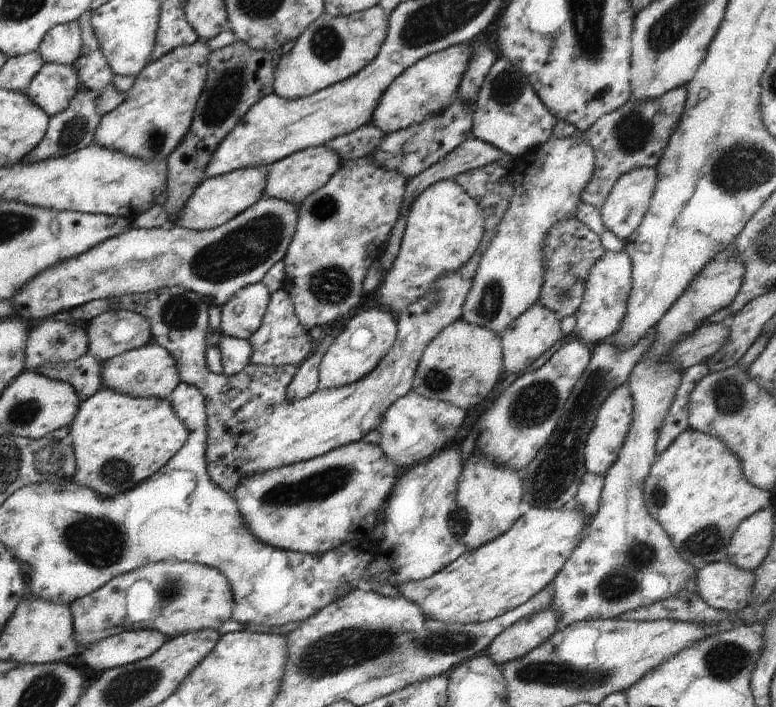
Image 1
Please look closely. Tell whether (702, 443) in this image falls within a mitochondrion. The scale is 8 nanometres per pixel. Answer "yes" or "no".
no

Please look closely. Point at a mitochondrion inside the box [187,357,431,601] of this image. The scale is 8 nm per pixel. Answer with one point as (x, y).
(330, 481)

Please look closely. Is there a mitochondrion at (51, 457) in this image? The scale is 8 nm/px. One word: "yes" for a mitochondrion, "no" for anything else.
yes

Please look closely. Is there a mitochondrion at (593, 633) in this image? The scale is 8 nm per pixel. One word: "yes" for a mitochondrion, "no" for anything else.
no

